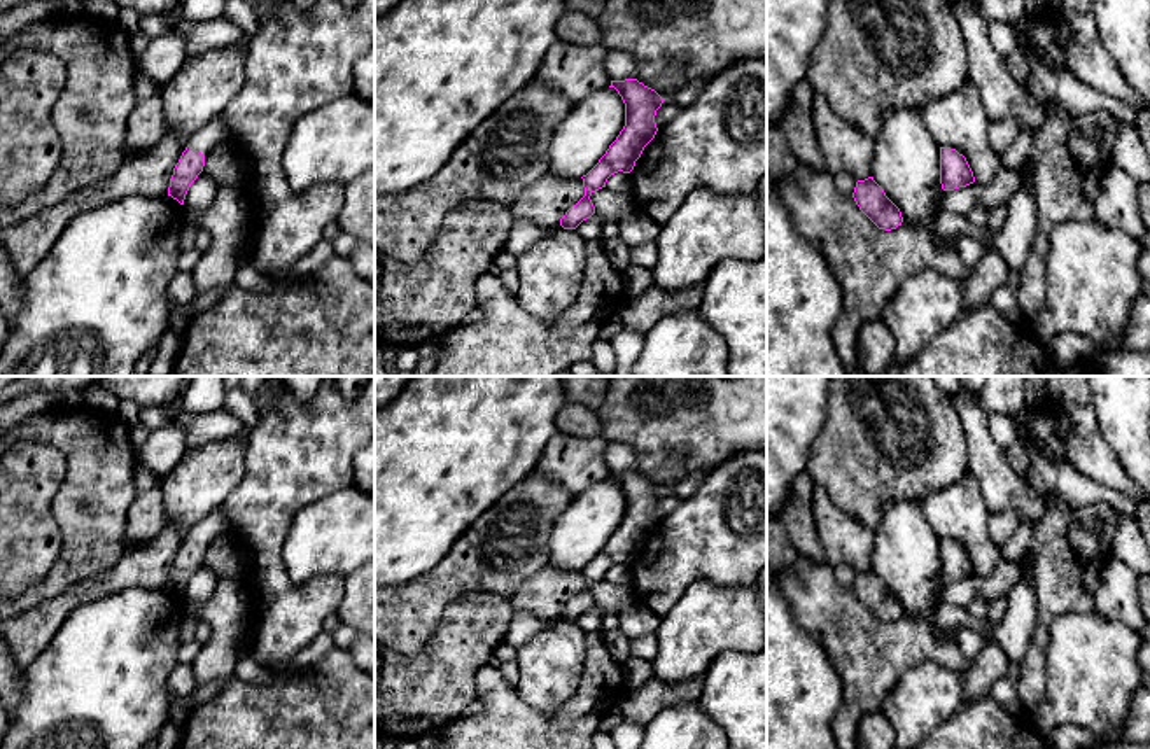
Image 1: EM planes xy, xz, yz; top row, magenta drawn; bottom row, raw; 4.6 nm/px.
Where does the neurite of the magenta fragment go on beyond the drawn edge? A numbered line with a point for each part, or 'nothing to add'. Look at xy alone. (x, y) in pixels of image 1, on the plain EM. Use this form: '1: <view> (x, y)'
1: xy (216, 522)

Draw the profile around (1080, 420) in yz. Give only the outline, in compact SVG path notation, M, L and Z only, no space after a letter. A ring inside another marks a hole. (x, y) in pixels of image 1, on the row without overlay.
M1076 404L1071 411L1061 415L1057 422L1066 438L1097 432L1092 404Z

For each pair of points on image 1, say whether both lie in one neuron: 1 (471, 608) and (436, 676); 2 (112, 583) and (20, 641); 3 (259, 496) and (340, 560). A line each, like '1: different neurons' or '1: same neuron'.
1: same neuron
2: same neuron
3: different neurons

